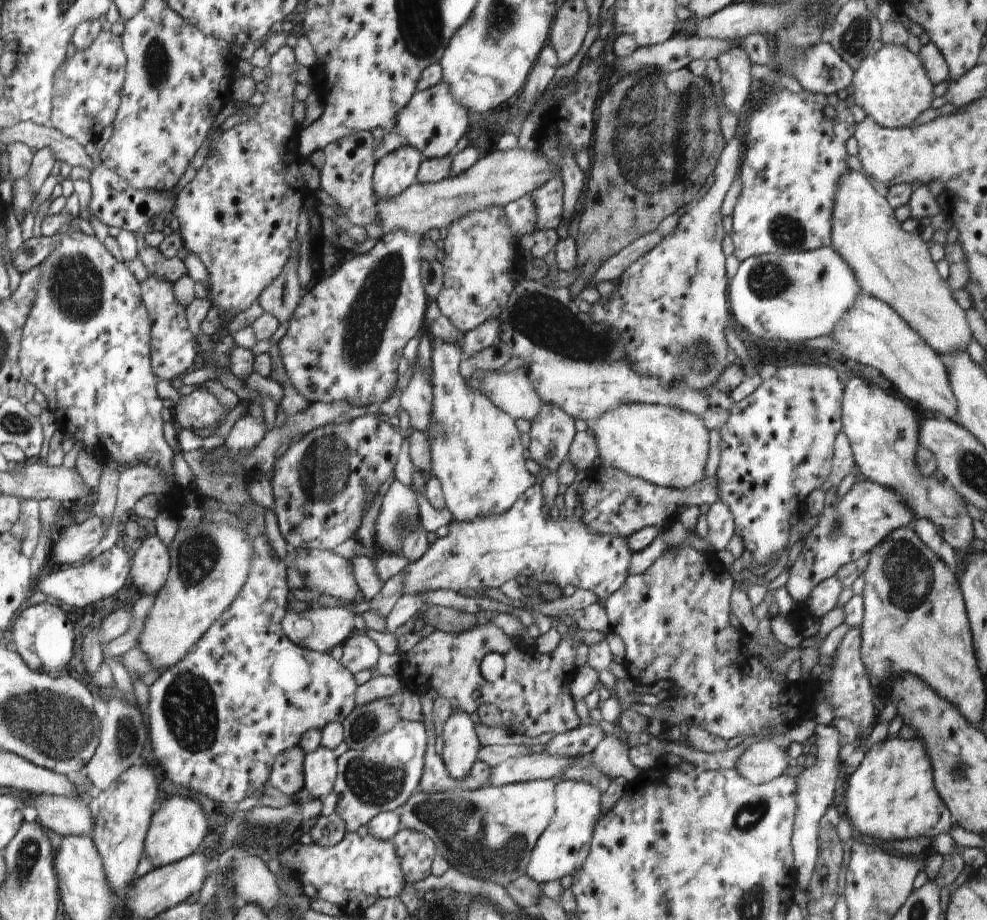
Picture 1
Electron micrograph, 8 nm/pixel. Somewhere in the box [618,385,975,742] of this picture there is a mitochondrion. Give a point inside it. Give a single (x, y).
(909, 578)

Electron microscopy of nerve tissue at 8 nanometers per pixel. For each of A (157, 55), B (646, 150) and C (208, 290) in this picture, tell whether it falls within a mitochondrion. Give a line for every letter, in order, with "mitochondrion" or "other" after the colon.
A: mitochondrion
B: mitochondrion
C: other

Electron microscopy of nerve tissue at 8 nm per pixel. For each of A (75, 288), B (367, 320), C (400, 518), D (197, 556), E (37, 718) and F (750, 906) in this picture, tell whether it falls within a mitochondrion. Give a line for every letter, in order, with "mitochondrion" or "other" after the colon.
A: mitochondrion
B: mitochondrion
C: mitochondrion
D: mitochondrion
E: mitochondrion
F: mitochondrion

